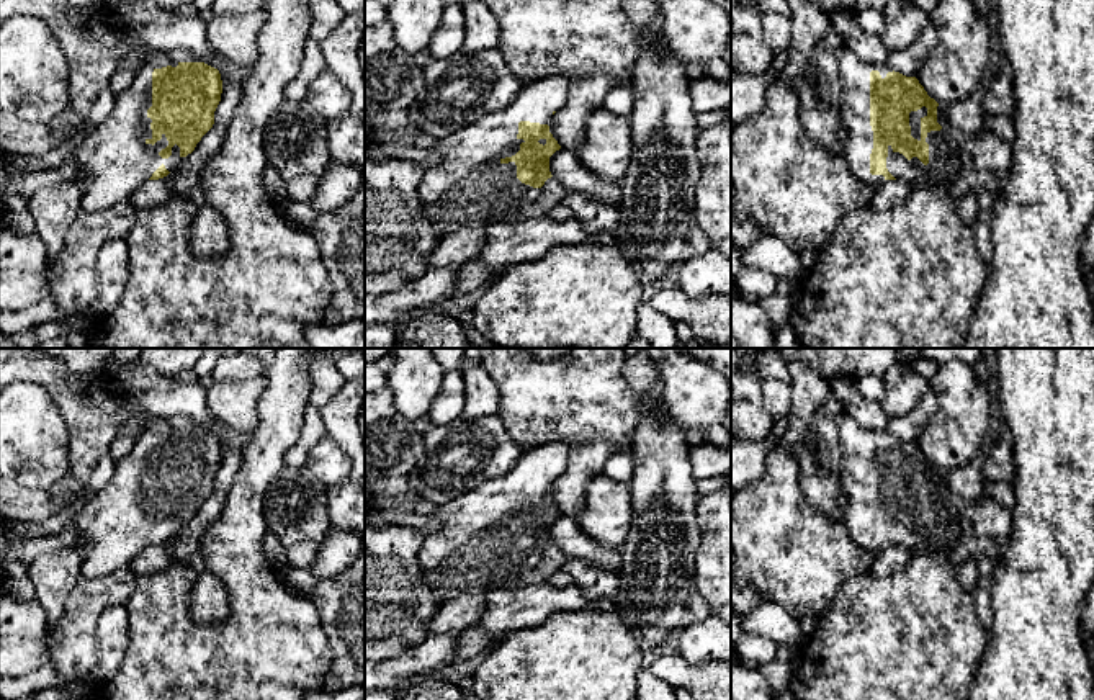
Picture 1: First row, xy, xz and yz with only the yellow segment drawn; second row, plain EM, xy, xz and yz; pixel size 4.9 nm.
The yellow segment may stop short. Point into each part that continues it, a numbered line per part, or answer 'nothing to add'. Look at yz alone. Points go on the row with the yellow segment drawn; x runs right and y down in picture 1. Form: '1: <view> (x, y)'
1: yz (854, 72)

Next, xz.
1: xz (470, 187)

